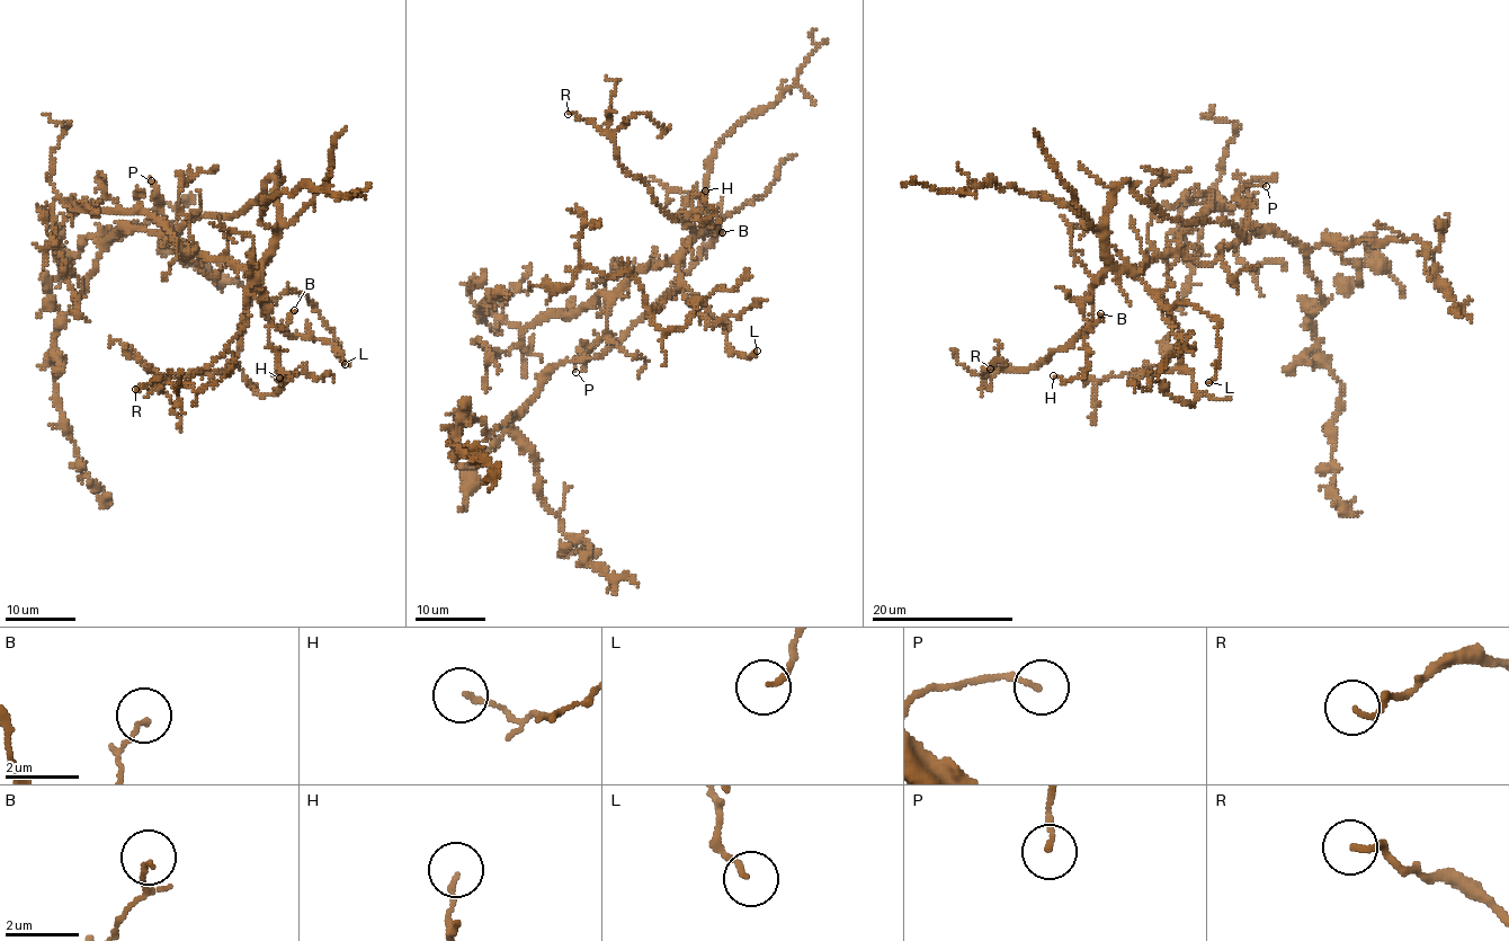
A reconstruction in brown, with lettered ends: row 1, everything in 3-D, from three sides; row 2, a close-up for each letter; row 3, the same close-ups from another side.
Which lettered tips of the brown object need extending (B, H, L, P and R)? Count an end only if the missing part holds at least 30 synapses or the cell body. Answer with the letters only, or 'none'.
none

